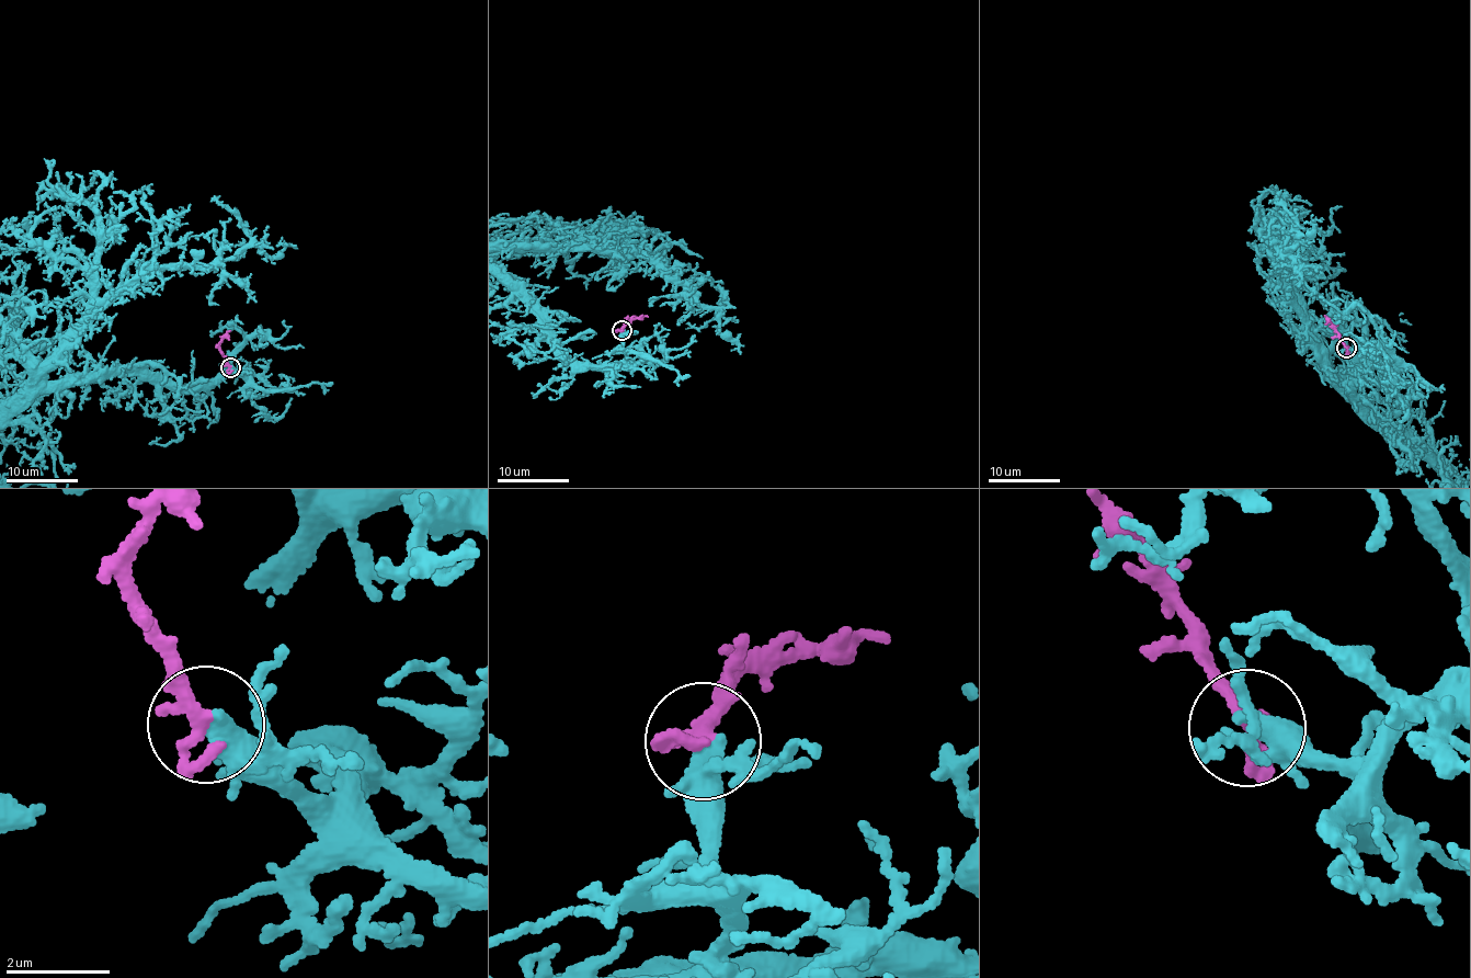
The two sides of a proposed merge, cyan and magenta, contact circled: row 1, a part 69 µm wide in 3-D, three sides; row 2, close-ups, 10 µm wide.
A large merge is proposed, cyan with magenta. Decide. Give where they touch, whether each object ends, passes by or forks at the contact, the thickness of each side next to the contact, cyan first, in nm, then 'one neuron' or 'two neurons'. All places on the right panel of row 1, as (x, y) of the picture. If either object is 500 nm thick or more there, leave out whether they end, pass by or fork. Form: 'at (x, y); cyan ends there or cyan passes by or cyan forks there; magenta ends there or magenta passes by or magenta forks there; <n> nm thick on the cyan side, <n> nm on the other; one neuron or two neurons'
at (1346, 348); cyan passes by; magenta ends there; 320 nm thick on the cyan side, 360 nm on the other; one neuron

